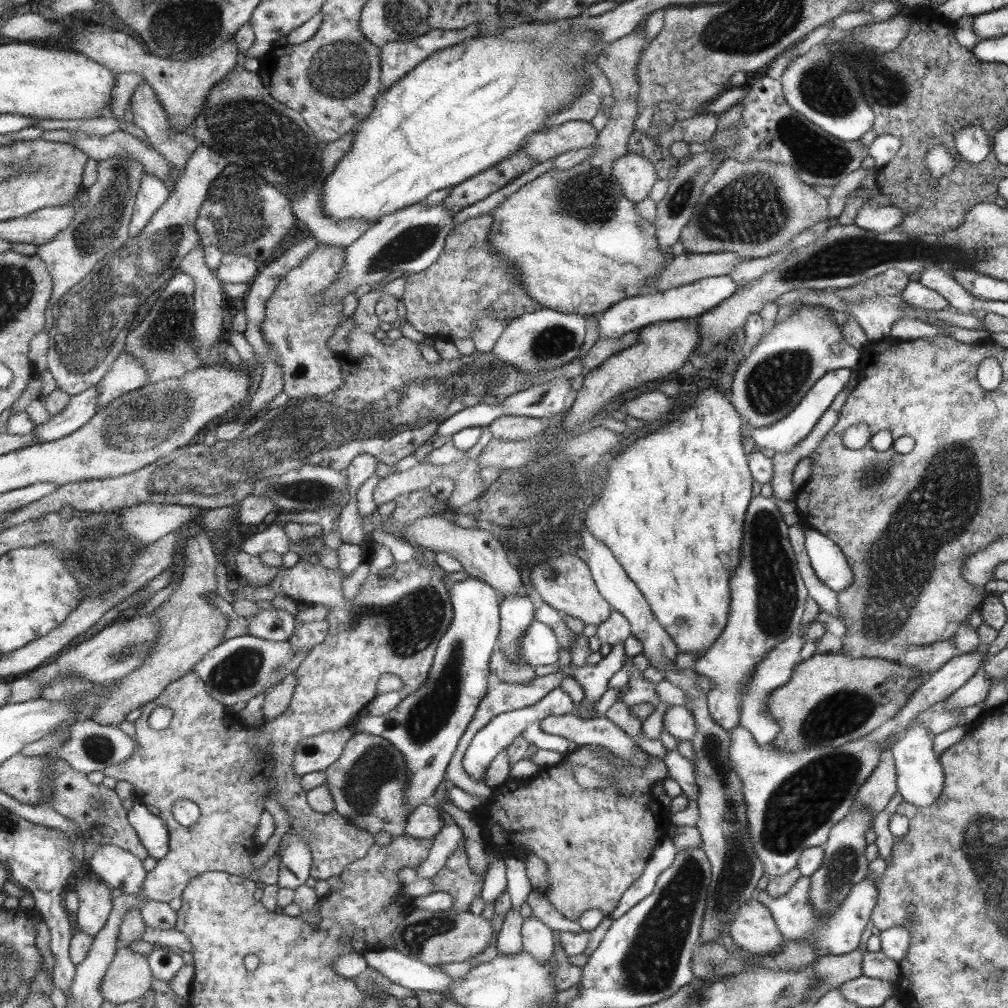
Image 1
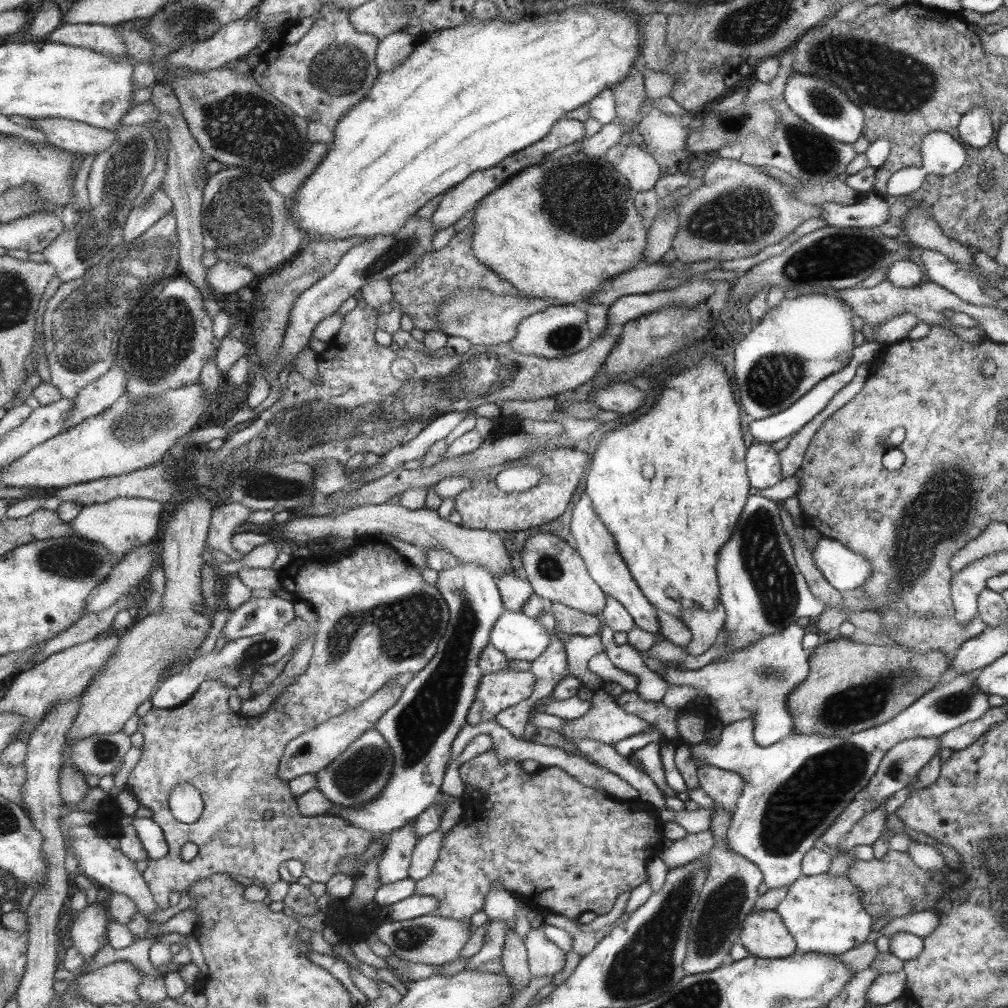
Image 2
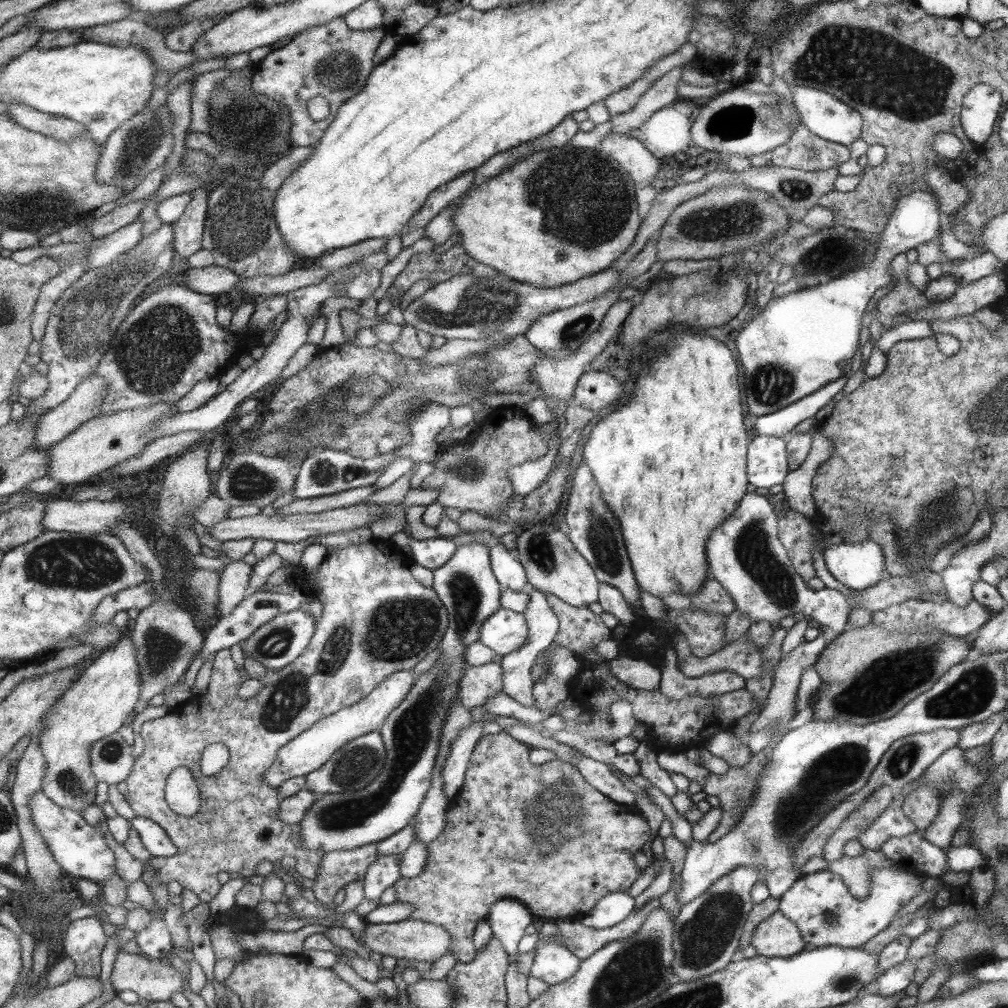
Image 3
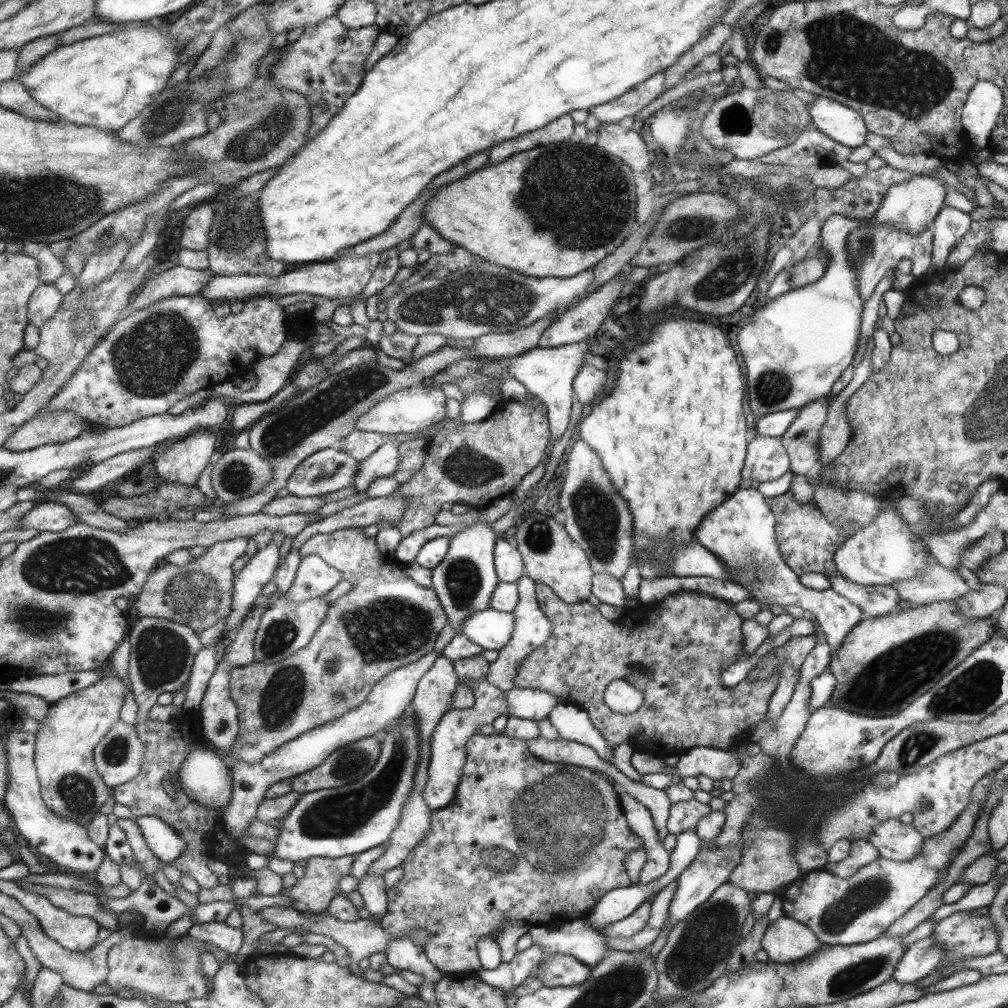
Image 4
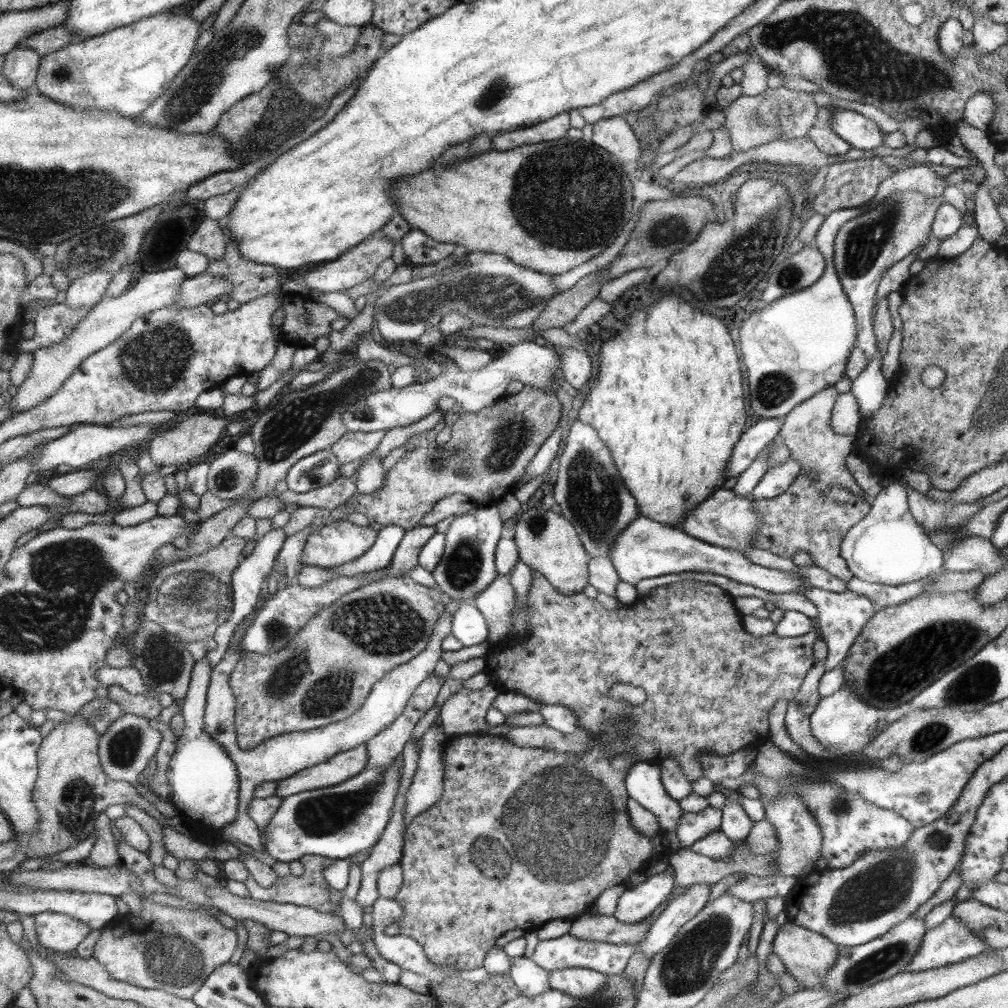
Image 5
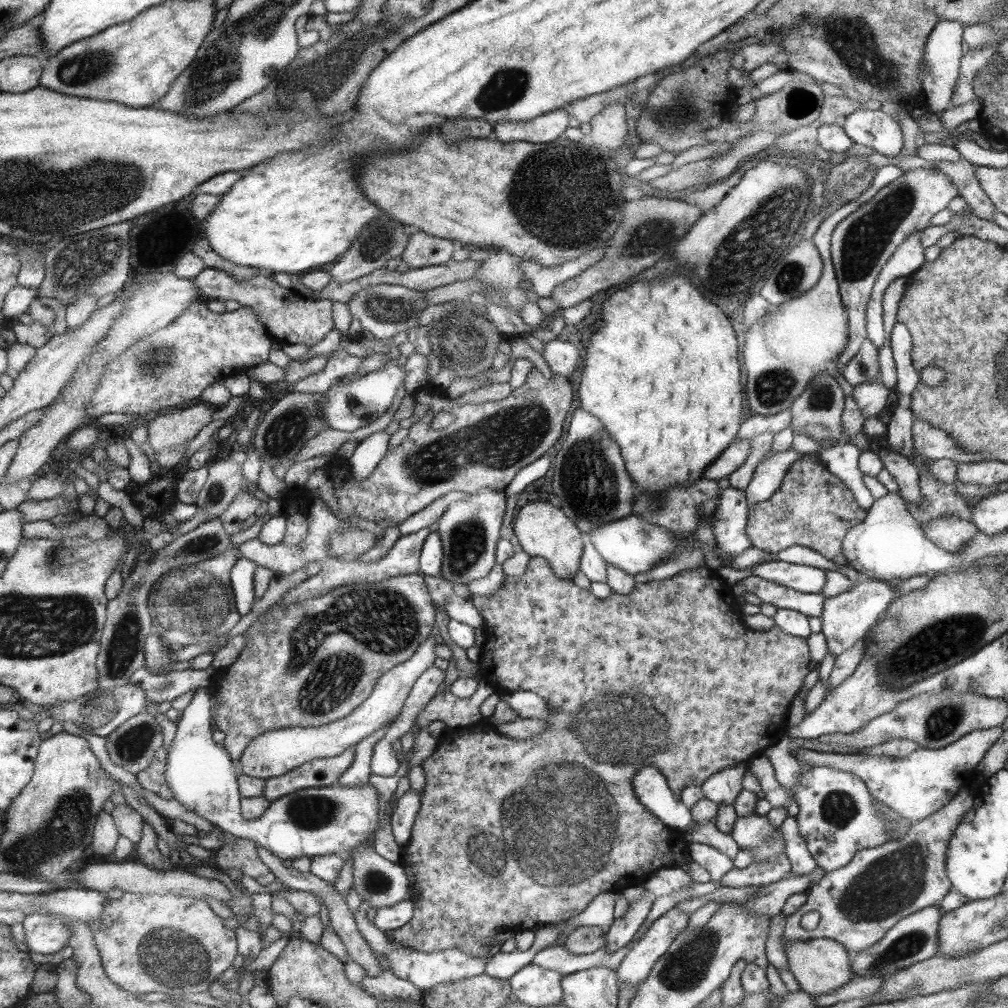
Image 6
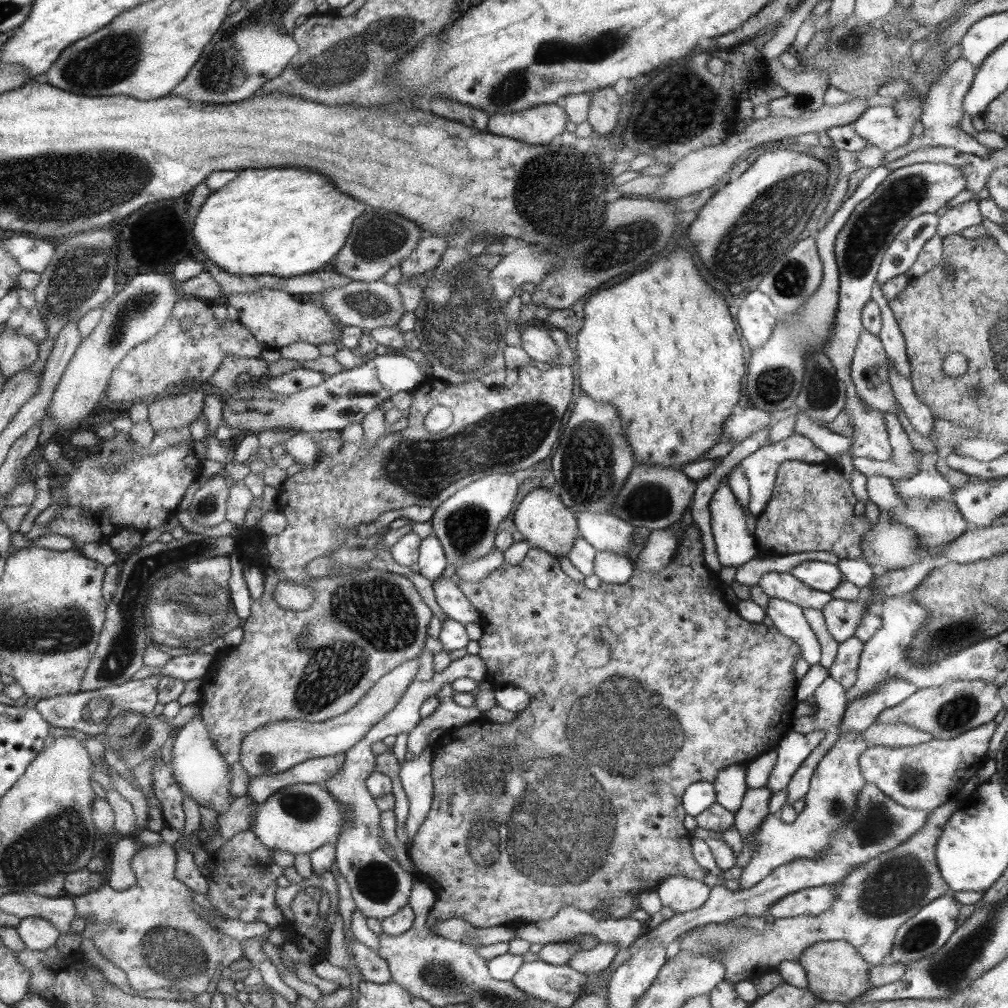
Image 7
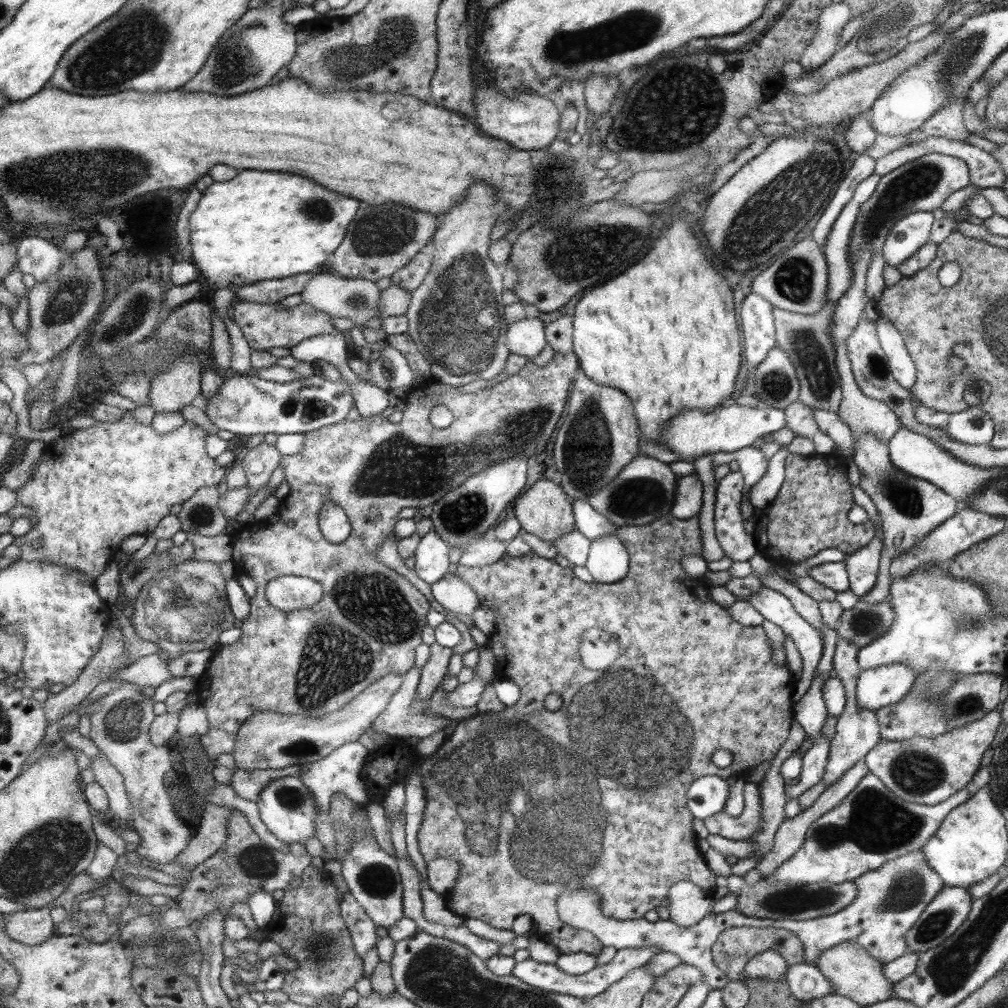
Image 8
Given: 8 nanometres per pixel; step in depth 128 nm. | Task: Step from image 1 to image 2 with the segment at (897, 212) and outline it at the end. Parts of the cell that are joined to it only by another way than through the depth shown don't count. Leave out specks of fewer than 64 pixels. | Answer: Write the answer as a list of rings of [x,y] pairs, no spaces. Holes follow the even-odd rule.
[[[873,191],[862,194],[861,200],[849,206],[837,204],[835,202],[824,202],[820,204],[820,214],[818,217],[825,220],[825,224],[837,228],[865,228],[874,229],[881,226],[888,217],[888,204],[881,200]]]

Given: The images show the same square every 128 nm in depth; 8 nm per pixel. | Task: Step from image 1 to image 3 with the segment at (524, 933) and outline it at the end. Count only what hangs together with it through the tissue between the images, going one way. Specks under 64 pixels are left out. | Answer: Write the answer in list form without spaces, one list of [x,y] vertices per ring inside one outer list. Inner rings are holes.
[[[552,940],[535,946],[530,975],[548,985],[554,985],[573,976],[580,964],[581,960],[576,954],[569,952],[564,946],[553,944]]]

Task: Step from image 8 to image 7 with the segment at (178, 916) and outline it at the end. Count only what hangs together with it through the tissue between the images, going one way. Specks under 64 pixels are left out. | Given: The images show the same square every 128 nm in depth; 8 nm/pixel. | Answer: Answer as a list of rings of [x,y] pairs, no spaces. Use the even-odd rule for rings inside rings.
[[[252,830],[237,832],[217,850],[208,854],[201,875],[207,880],[206,899],[211,906],[231,920],[244,923],[261,921],[270,929],[284,923],[283,915],[275,904],[276,879],[283,876],[283,868],[271,859],[272,850],[257,841]]]

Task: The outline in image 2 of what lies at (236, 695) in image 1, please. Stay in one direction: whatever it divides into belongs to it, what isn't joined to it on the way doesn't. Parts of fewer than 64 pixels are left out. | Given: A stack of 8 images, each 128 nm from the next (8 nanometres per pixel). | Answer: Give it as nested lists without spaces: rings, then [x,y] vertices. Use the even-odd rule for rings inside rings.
[[[289,622],[281,630],[267,630],[263,634],[236,638],[225,642],[217,652],[213,649],[205,655],[197,654],[178,671],[175,671],[175,674],[163,678],[159,686],[156,687],[155,694],[150,696],[150,703],[153,708],[159,709],[170,709],[175,705],[181,705],[185,699],[194,693],[198,684],[205,680],[222,682],[224,686],[233,690],[242,681],[250,682],[252,676],[258,672],[261,666],[273,664],[285,657],[297,639],[296,624]]]

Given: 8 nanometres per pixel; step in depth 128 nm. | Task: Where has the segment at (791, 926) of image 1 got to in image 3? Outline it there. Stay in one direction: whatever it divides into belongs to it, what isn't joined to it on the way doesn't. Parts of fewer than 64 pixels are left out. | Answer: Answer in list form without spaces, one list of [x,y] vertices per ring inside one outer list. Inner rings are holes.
[[[901,868],[877,869],[869,873],[869,880],[872,881],[872,889],[865,900],[857,900],[848,892],[847,886],[841,881],[837,874],[820,871],[812,874],[800,876],[796,883],[792,885],[783,895],[778,898],[778,911],[796,924],[807,946],[804,951],[811,951],[815,948],[827,946],[839,946],[841,948],[857,948],[868,943],[873,936],[879,934],[892,923],[896,912],[903,904],[909,901],[916,892],[921,890],[921,884],[926,876],[921,874],[911,874]]]

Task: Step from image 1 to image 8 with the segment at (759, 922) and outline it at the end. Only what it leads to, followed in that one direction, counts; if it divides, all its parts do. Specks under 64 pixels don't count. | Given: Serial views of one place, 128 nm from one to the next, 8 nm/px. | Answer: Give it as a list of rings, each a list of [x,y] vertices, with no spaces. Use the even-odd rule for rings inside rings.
[[[845,942],[837,944],[821,952],[821,956],[814,964],[819,972],[830,982],[830,992],[839,996],[845,996],[855,1004],[870,1005],[880,1003],[892,996],[893,982],[883,978],[881,974],[882,964],[867,953],[857,942]]]

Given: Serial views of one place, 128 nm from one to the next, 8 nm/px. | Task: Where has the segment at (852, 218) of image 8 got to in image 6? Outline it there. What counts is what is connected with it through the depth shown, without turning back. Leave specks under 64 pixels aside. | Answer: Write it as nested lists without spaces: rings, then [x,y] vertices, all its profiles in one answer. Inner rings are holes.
[[[894,164],[879,167],[871,184],[861,196],[837,206],[829,215],[824,216],[811,237],[823,261],[823,274],[816,286],[796,299],[771,308],[765,316],[745,329],[742,369],[746,386],[746,407],[751,414],[766,417],[789,409],[805,388],[811,385],[812,380],[824,373],[837,381],[844,396],[853,396],[853,387],[845,382],[837,370],[837,360],[848,347],[848,312],[840,299],[838,282],[832,267],[832,230],[840,220],[869,202],[881,188],[902,174],[904,172]]]

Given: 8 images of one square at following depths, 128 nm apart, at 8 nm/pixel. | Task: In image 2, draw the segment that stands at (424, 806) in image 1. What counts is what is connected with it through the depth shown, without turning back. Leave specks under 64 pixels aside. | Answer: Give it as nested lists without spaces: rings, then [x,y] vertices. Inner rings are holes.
[[[410,824],[391,831],[387,837],[388,842],[380,856],[380,865],[377,872],[380,876],[380,884],[390,884],[408,878],[411,851],[417,843],[419,836],[413,834]]]

